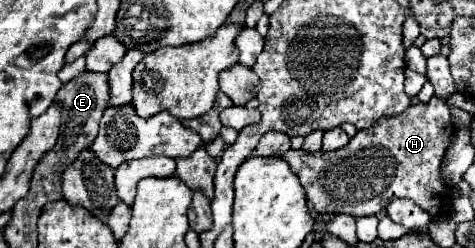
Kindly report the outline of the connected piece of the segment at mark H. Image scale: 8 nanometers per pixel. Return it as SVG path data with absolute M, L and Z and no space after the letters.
M436 96L428 104L410 106L404 114L380 118L376 126L360 130L348 146L336 152L306 154L302 150L288 150L282 158L298 174L308 202L320 212L376 216L394 198L410 198L432 218L442 214L442 200L446 212L450 210L452 188L442 178L442 161L454 134L448 106Z

